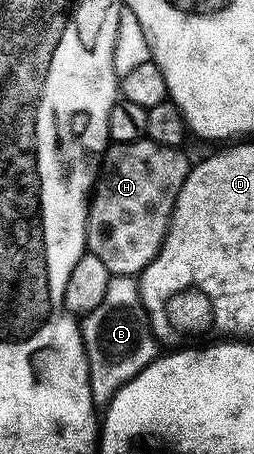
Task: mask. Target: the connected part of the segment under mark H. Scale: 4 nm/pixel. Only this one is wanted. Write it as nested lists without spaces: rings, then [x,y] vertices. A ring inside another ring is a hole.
[[[150,138],[133,143],[112,143],[104,152],[100,174],[94,184],[88,205],[88,229],[86,232],[87,250],[116,277],[136,277],[139,271],[151,268],[164,234],[168,231],[168,221],[176,204],[178,193],[186,181],[190,162],[180,147],[158,145]]]

